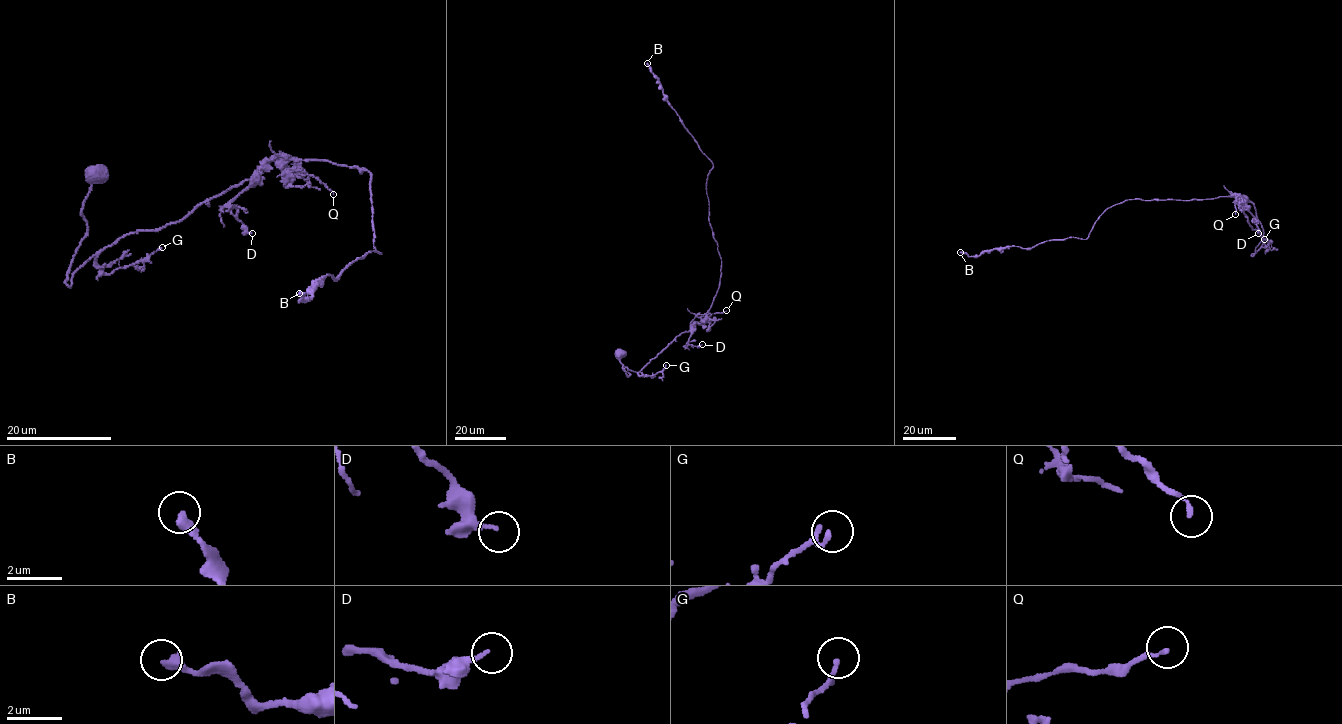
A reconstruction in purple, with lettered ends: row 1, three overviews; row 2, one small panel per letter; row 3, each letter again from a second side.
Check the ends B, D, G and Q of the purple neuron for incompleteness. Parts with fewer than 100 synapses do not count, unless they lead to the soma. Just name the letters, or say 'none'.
none

